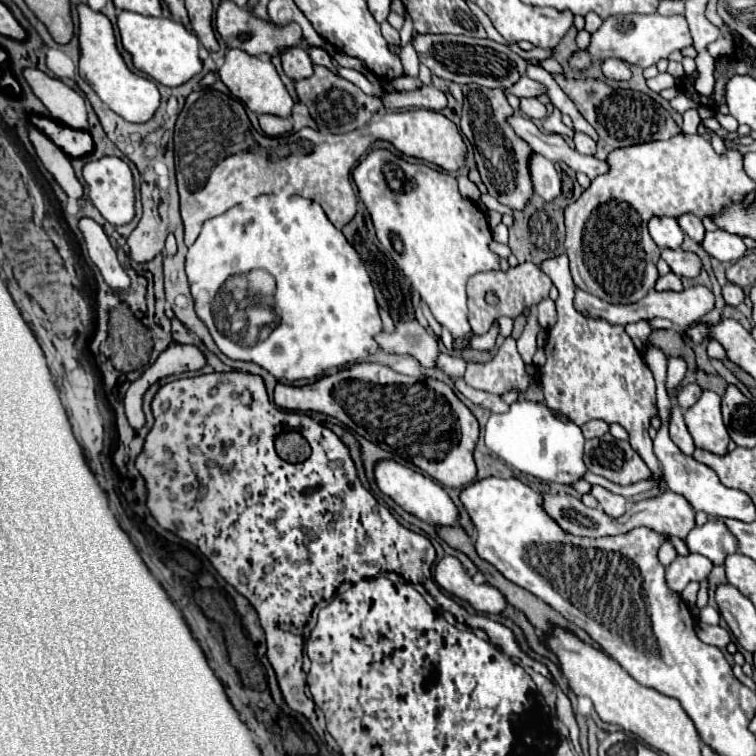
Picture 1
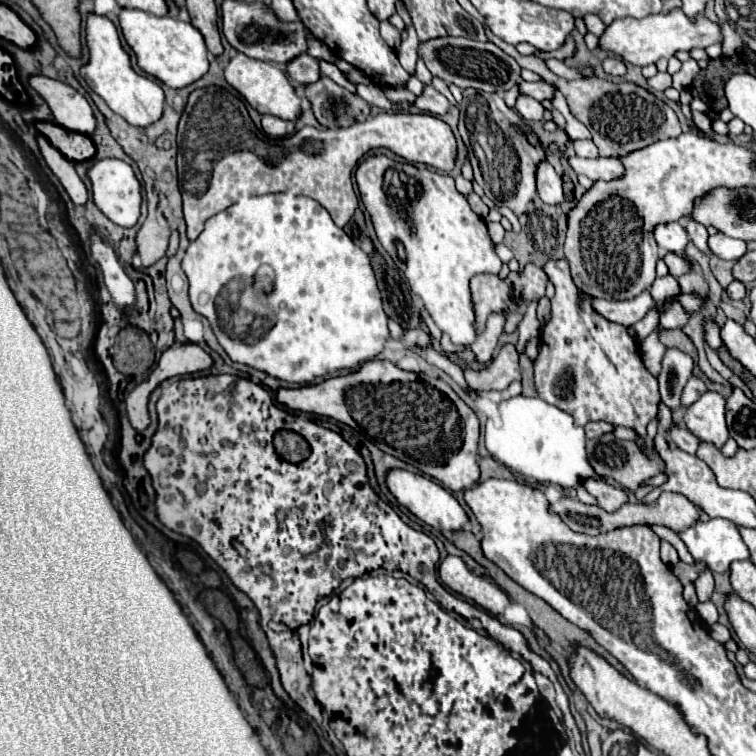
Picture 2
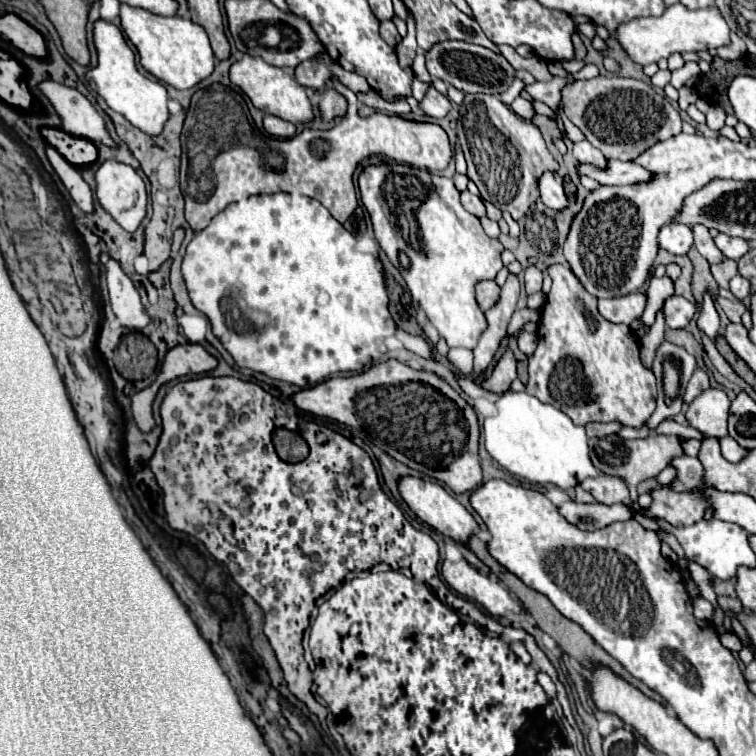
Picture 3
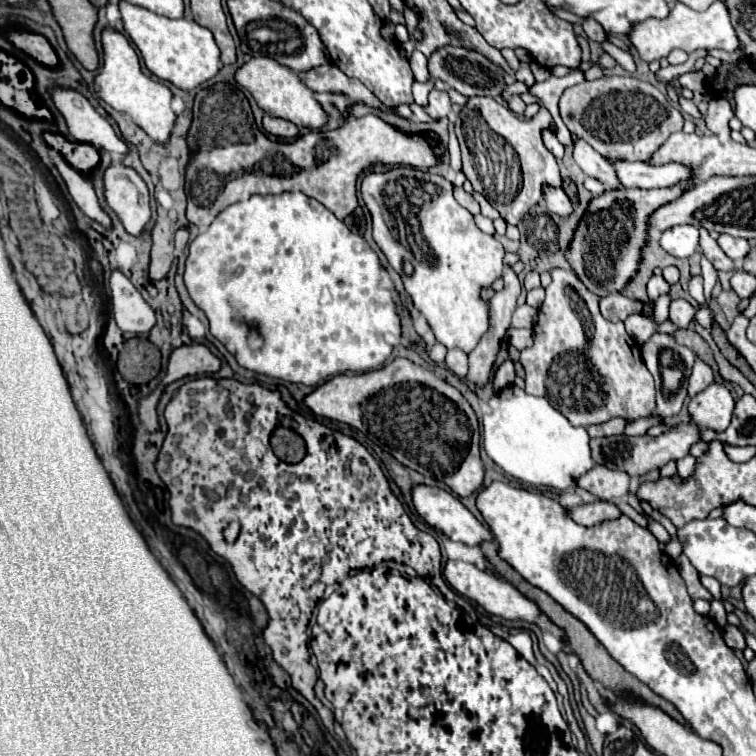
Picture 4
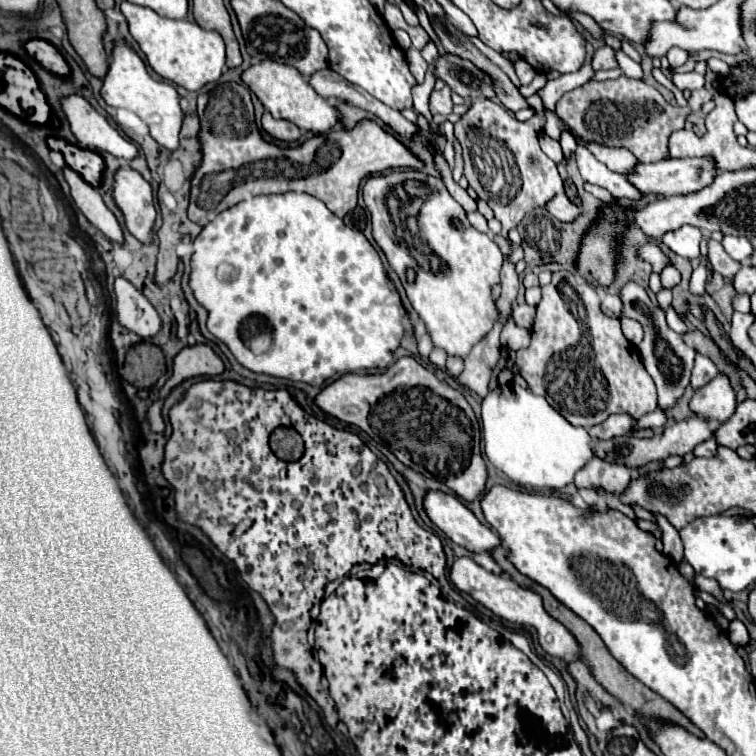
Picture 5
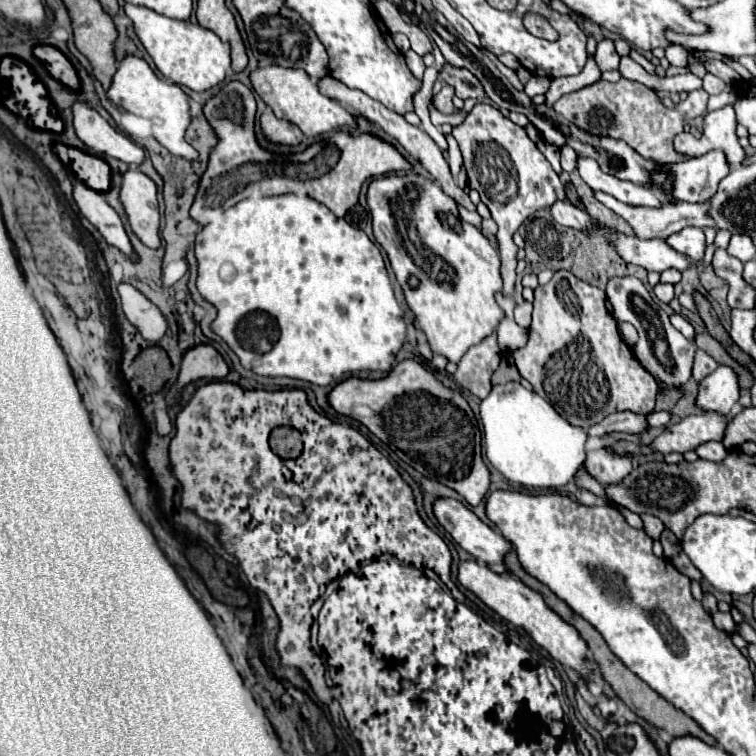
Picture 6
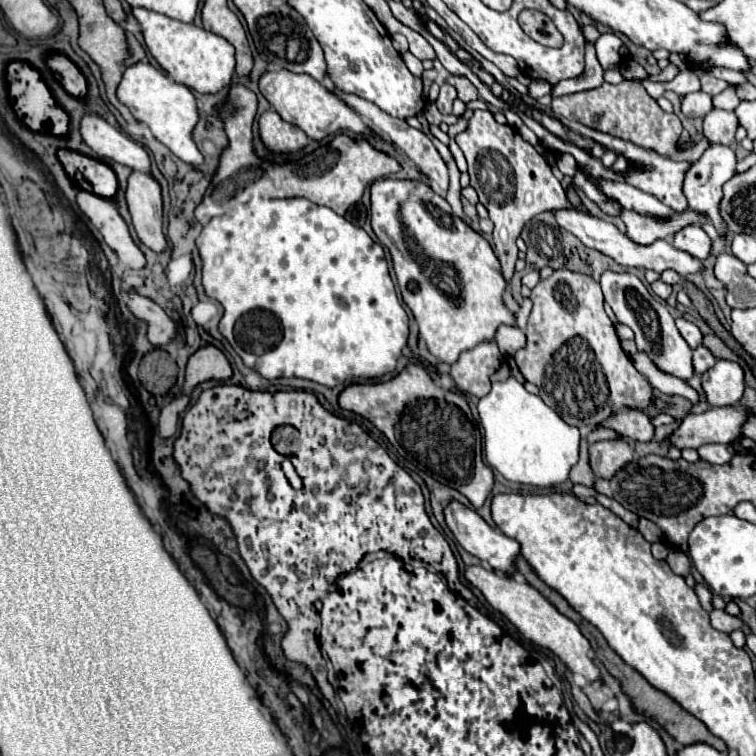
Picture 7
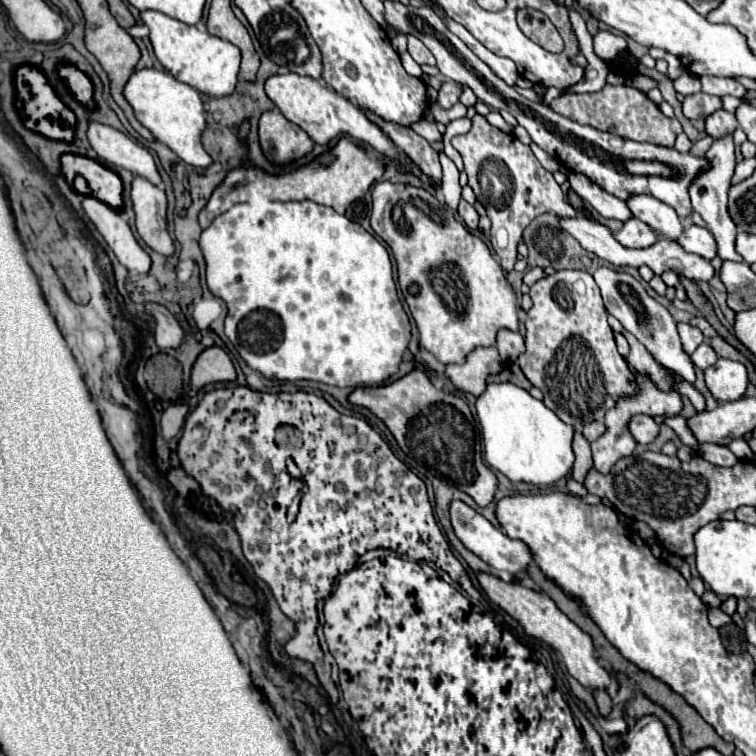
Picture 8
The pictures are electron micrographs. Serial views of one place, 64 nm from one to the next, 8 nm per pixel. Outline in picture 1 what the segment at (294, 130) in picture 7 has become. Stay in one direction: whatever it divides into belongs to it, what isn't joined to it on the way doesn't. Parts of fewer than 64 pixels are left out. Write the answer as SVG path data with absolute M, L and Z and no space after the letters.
M263 114L258 120L260 120L260 128L268 136L282 136L282 134L292 132L292 118L280 118L280 116Z

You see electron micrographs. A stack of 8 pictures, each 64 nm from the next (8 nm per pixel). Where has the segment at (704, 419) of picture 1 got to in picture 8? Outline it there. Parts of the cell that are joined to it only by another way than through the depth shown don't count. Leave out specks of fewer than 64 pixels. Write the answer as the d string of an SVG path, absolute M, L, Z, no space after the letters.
M718 358L718 362L704 370L706 384L714 398L722 402L738 400L744 396L748 386L748 372L742 362Z

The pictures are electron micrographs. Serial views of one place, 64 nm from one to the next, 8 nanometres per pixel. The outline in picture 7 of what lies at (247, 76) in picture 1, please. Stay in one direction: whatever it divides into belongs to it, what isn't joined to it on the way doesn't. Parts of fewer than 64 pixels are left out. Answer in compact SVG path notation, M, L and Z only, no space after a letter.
M288 70L266 72L260 78L260 92L264 94L264 98L272 104L272 108L286 122L290 122L290 124L298 126L300 130L304 130L310 140L320 142L326 136L332 136L332 134L342 132L342 130L350 130L350 132L360 134L364 138L370 138L370 136L376 134L370 126L364 124L364 120L350 106L344 104L344 100L340 100L330 90L326 90L320 82L316 82L308 74L294 74L294 72L288 72Z

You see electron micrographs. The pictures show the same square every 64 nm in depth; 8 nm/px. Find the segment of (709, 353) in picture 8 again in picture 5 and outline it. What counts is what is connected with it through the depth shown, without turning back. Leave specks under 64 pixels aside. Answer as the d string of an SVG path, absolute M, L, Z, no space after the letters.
M696 354L696 364L694 364L694 370L692 370L692 388L702 388L708 380L712 380L712 376L716 376L718 368L716 364L704 356L704 354Z

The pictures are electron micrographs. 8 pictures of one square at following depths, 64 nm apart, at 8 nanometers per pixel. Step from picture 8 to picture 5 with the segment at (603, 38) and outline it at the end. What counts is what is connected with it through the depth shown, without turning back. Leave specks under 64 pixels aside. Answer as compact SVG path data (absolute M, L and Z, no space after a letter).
M606 44L600 46L600 48L594 52L592 68L594 68L594 70L610 70L610 68L618 68L616 52L614 52L610 46L606 46Z

